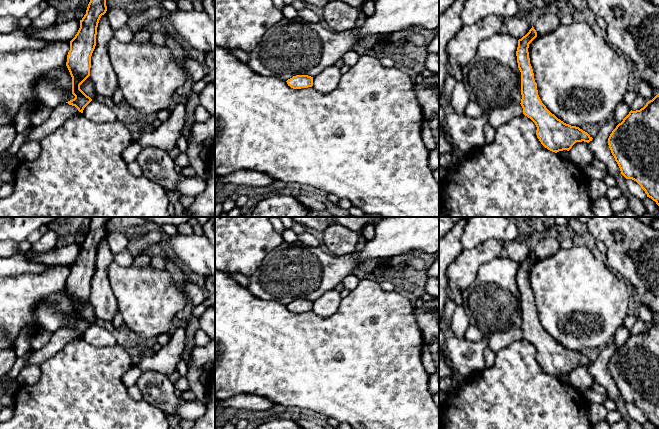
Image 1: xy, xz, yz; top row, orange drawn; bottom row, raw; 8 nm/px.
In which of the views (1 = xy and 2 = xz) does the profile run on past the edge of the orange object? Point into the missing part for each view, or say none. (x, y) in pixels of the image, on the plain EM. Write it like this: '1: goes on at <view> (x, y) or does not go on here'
1: does not go on here
2: does not go on here

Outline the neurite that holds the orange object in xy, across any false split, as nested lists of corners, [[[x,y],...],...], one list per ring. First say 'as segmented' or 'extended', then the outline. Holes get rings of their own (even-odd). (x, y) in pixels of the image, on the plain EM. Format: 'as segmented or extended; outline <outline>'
as segmented; outline [[[91,217],[86,238],[80,244],[80,252],[75,261],[70,265],[70,274],[67,279],[66,290],[72,301],[72,318],[74,323],[66,326],[75,330],[79,336],[83,337],[84,332],[92,325],[81,313],[80,309],[90,300],[91,280],[96,270],[96,259],[99,244],[107,235],[106,224],[110,222],[111,217]]]

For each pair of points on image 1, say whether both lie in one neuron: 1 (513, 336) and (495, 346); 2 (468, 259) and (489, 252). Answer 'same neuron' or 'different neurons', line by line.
1: same neuron
2: same neuron

